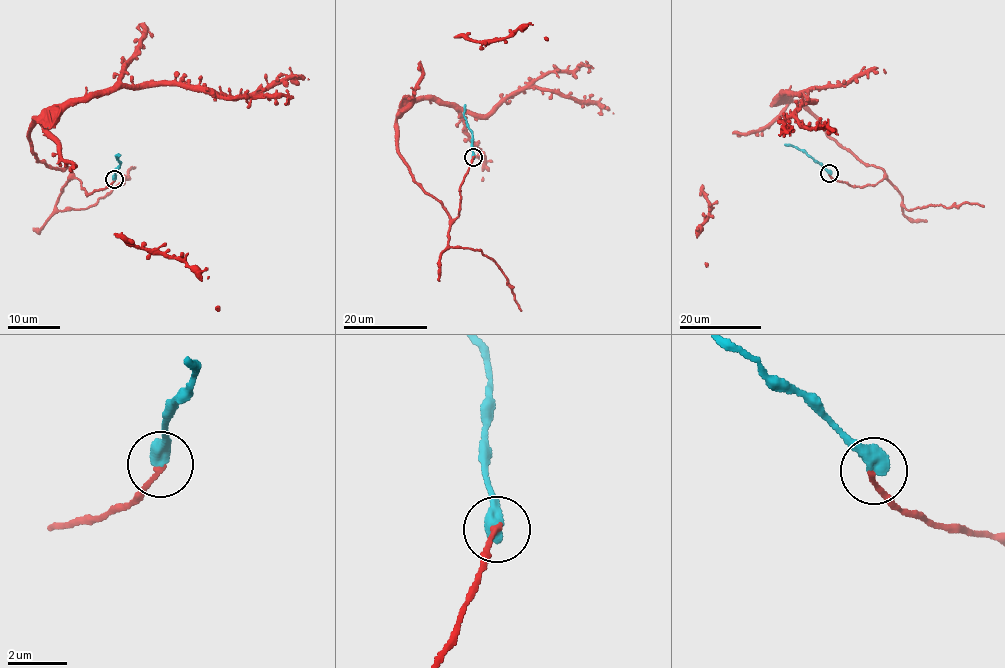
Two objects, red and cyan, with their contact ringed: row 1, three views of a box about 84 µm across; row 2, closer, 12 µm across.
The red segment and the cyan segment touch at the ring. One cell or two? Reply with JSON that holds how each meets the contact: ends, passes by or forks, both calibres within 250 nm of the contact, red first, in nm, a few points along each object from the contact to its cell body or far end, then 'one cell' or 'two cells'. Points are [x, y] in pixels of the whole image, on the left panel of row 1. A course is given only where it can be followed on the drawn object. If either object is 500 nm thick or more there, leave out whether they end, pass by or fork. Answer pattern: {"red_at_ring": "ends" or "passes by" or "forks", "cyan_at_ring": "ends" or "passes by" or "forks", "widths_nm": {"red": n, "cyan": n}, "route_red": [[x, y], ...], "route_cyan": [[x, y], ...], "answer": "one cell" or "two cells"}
{"widths_nm": {"red": 170, "cyan": 550}, "route_red": [[114, 179], [89, 195], [70, 168], [38, 160], [35, 118], [124, 87], [233, 97], [309, 79]], "route_cyan": [[114, 179], [120, 162], [115, 156], [120, 155]], "answer": "one cell"}

